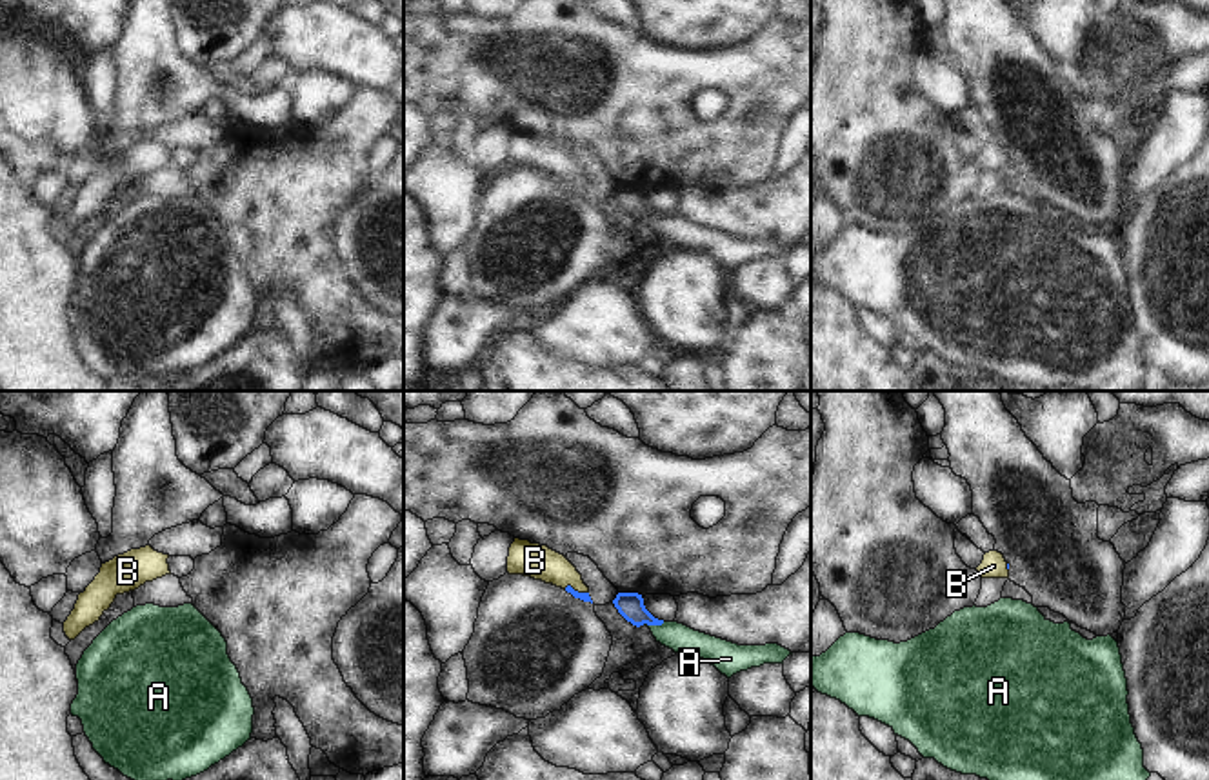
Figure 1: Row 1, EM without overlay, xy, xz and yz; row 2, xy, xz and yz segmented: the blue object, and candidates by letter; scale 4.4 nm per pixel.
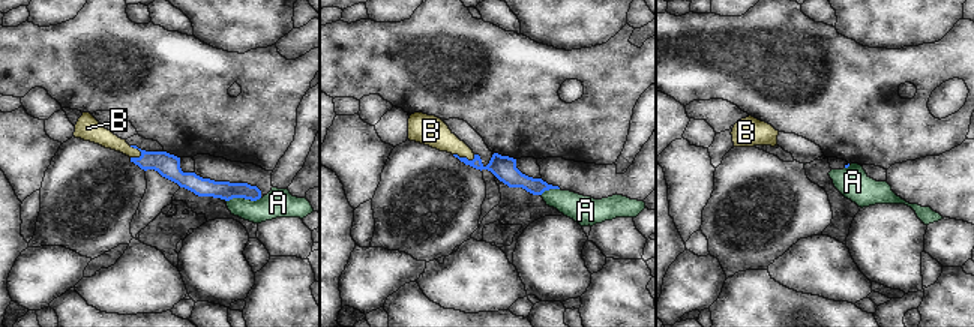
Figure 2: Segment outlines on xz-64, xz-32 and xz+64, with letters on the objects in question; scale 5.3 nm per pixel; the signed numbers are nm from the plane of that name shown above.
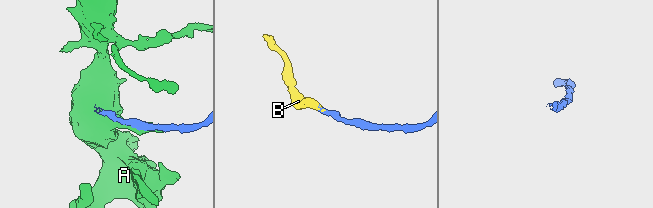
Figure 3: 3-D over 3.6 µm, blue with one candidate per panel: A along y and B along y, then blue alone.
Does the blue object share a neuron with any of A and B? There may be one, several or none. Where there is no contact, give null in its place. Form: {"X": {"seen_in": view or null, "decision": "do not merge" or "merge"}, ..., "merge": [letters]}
{"A": {"seen_in": "xz", "decision": "do not merge"}, "B": {"seen_in": "xz", "decision": "merge"}, "merge": ["B"]}

